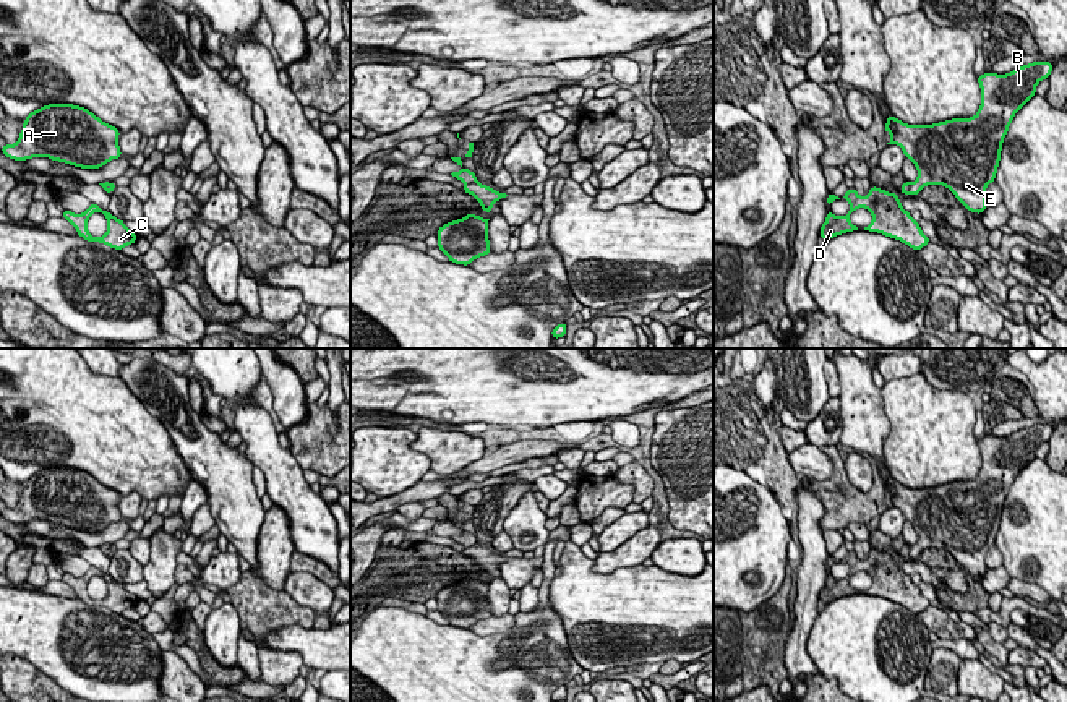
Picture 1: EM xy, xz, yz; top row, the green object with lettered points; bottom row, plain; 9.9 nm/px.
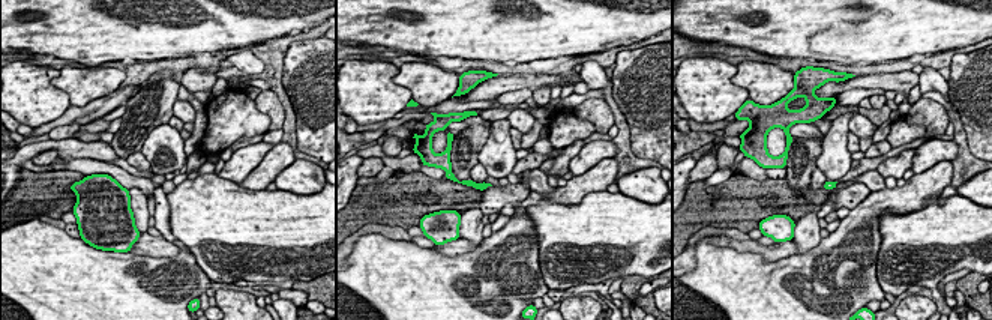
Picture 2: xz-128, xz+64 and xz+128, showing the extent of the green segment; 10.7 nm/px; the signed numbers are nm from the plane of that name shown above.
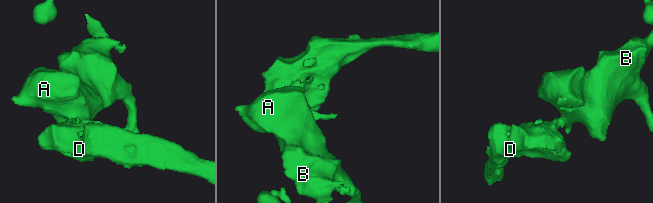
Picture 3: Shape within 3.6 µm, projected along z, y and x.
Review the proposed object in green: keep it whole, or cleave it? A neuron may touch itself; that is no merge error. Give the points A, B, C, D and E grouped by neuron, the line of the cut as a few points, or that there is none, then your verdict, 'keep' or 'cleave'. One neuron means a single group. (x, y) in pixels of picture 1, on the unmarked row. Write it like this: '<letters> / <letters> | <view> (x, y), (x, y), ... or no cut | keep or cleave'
A B E / C D | xz (475, 543), (466, 548) | cleave

